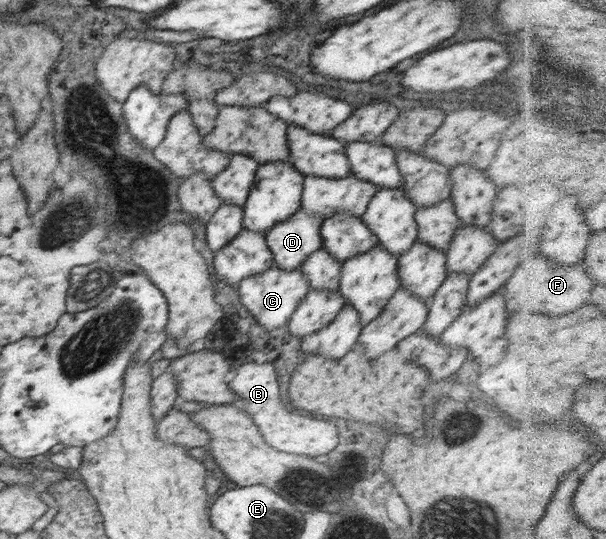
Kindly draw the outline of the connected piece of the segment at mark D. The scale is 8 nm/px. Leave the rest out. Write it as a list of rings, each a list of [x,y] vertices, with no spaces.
[[[299,208],[292,217],[276,224],[265,234],[267,246],[273,254],[274,265],[285,272],[300,270],[301,264],[308,259],[315,250],[322,248],[320,229],[323,219],[309,214],[309,211]]]

